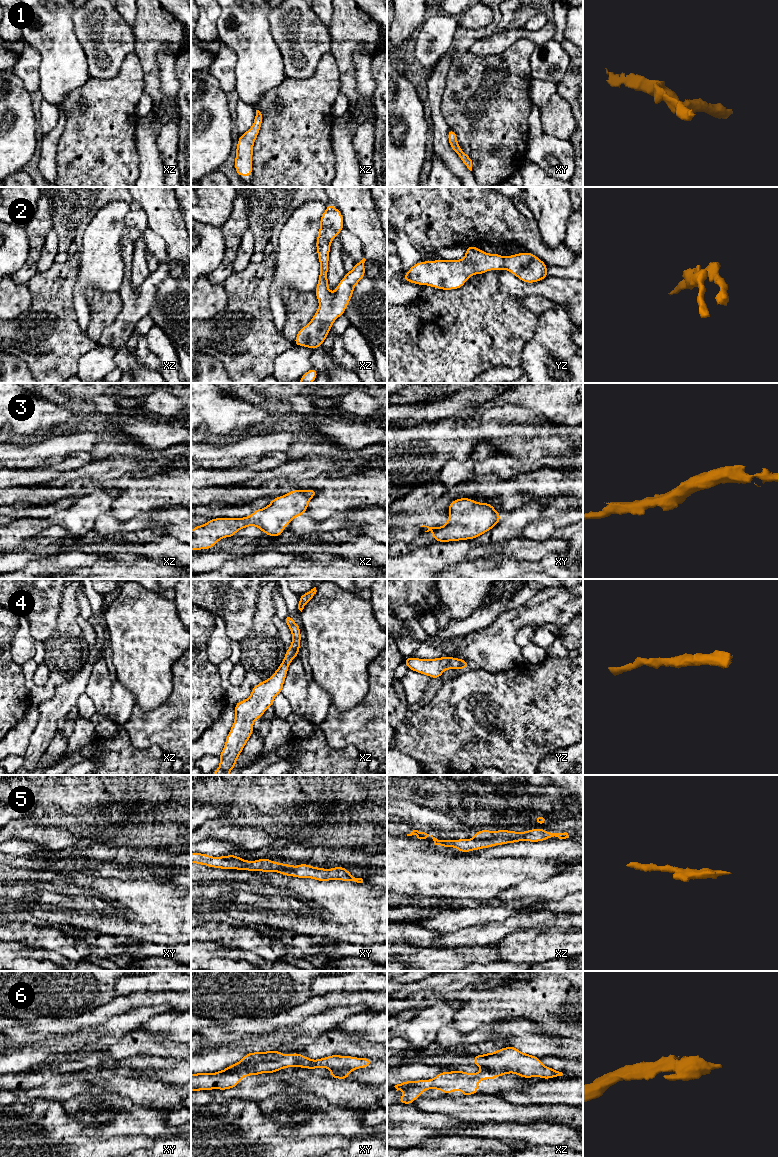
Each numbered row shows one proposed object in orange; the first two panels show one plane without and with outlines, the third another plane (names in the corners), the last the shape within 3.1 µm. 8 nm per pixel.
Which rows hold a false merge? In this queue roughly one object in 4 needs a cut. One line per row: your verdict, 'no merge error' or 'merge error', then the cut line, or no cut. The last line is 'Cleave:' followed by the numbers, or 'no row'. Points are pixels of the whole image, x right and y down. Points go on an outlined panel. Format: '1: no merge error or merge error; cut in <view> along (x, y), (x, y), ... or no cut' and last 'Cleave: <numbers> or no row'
1: no merge error; no cut
2: no merge error; no cut
3: no merge error; no cut
4: no merge error; no cut
5: no merge error; no cut
6: merge error; cut in xz along (484, 1068), (499, 1075)
Cleave: 6

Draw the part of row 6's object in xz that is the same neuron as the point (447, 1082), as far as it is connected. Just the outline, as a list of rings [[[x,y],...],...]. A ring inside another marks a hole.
[[[485,1069],[472,1074],[464,1071],[440,1072],[430,1080],[405,1081],[394,1087],[397,1089],[396,1091],[405,1091],[402,1097],[398,1099],[399,1104],[412,1104],[426,1089],[439,1089],[446,1094],[451,1094],[453,1091],[460,1089],[462,1096],[479,1094],[477,1088],[480,1080],[491,1080],[498,1076],[498,1074]]]

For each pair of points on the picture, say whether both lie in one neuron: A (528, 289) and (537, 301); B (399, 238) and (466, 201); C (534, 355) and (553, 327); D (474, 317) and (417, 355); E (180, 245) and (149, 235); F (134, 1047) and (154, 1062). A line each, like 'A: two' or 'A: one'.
A: two
B: two
C: one
D: one
E: two
F: two

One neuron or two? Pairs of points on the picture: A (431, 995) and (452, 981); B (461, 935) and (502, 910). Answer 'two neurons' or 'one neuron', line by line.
A: two neurons
B: two neurons

